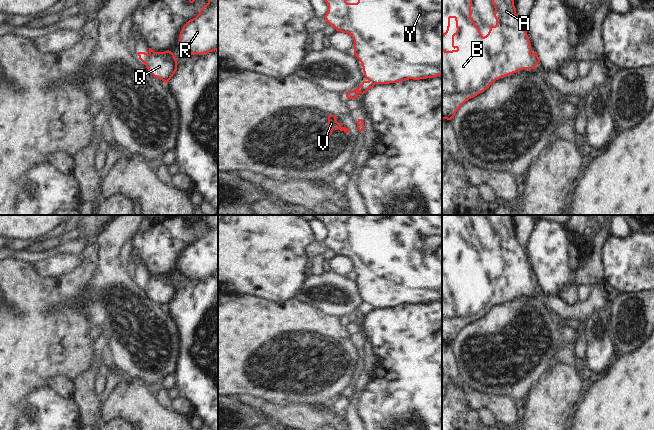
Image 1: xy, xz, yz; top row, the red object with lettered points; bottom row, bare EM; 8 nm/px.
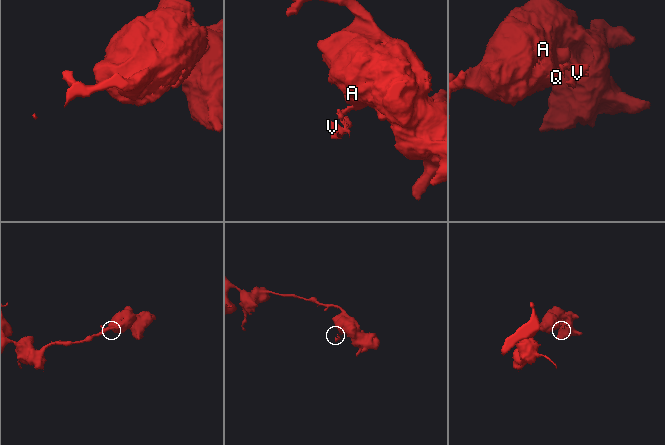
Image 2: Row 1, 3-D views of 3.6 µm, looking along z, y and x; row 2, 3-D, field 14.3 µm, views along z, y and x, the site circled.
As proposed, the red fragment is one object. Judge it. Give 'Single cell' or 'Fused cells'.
Fused cells

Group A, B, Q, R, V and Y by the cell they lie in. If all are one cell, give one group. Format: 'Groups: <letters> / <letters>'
Groups: A B Q R Y / V

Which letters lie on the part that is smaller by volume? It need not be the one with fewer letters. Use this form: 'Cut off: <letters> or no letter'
Cut off: V

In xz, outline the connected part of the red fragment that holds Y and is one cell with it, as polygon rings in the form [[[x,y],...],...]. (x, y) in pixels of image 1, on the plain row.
[[[315,215],[328,228],[325,239],[327,248],[333,250],[336,255],[348,257],[354,264],[354,279],[362,288],[366,303],[375,308],[398,307],[409,303],[419,304],[434,302],[442,299],[442,215],[357,215],[361,220],[357,227],[347,227],[346,222],[351,215]]]

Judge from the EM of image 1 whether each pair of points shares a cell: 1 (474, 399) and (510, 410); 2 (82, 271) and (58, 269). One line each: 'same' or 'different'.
1: same
2: different

